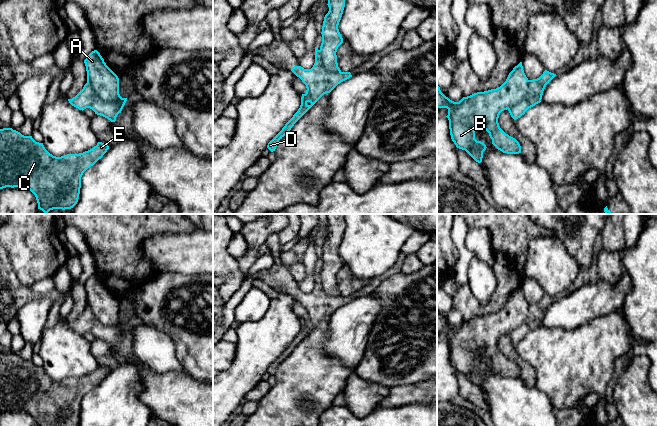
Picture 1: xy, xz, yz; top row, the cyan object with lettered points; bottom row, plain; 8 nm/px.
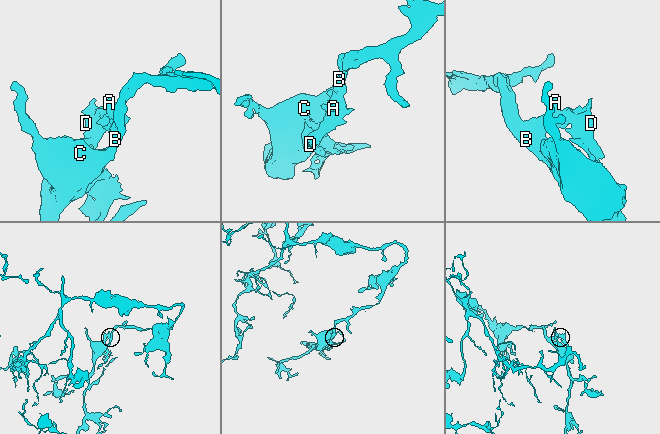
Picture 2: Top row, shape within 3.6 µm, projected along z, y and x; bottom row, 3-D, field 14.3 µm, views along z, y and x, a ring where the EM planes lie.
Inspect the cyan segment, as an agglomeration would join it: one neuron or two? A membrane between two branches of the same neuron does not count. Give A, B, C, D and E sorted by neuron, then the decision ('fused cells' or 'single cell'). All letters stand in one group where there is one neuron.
A B C E / D; fused cells

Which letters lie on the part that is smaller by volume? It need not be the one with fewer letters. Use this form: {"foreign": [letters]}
{"foreign": ["D"]}

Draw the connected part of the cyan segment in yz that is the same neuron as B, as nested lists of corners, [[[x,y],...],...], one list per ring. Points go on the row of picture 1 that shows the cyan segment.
[[[522,62],[513,68],[506,81],[498,88],[484,92],[477,92],[463,97],[459,102],[454,102],[446,97],[437,85],[437,108],[447,108],[449,129],[451,139],[457,148],[465,150],[476,162],[481,163],[486,145],[475,139],[475,129],[479,123],[484,125],[485,131],[489,133],[492,144],[503,153],[519,154],[521,146],[519,142],[506,134],[499,126],[498,118],[502,111],[509,109],[518,103],[526,94],[528,89],[528,78],[526,77]]]

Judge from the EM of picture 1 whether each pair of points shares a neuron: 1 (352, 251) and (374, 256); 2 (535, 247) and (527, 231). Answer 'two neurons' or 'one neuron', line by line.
1: one neuron
2: two neurons

